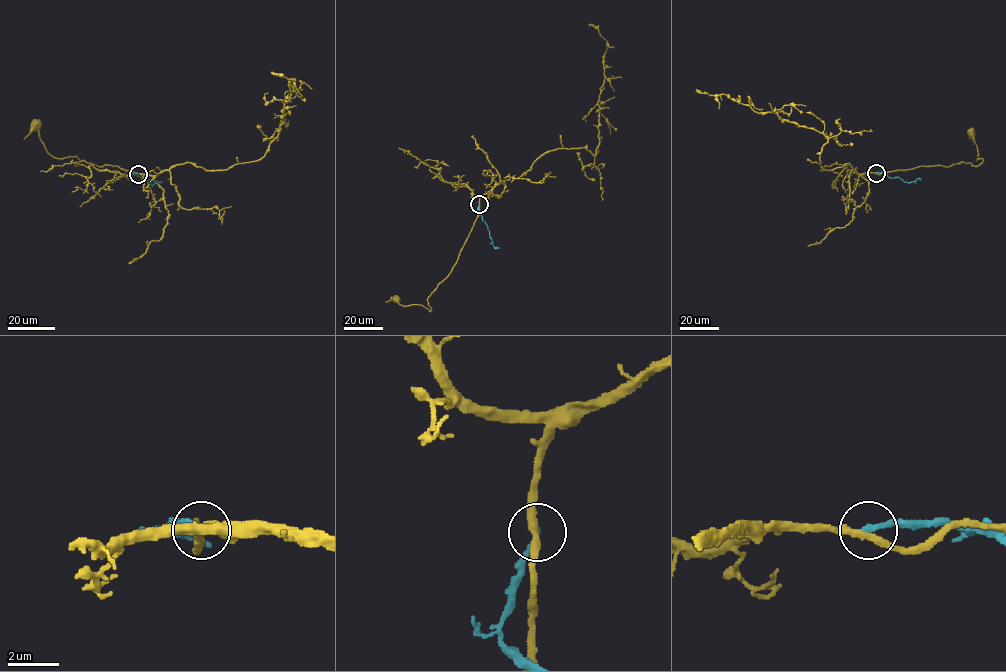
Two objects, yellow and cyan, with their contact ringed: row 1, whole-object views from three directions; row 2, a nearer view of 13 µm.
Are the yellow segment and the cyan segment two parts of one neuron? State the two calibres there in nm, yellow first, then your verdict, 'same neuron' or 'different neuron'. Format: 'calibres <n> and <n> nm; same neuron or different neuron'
calibres 300 and 240 nm; different neuron

